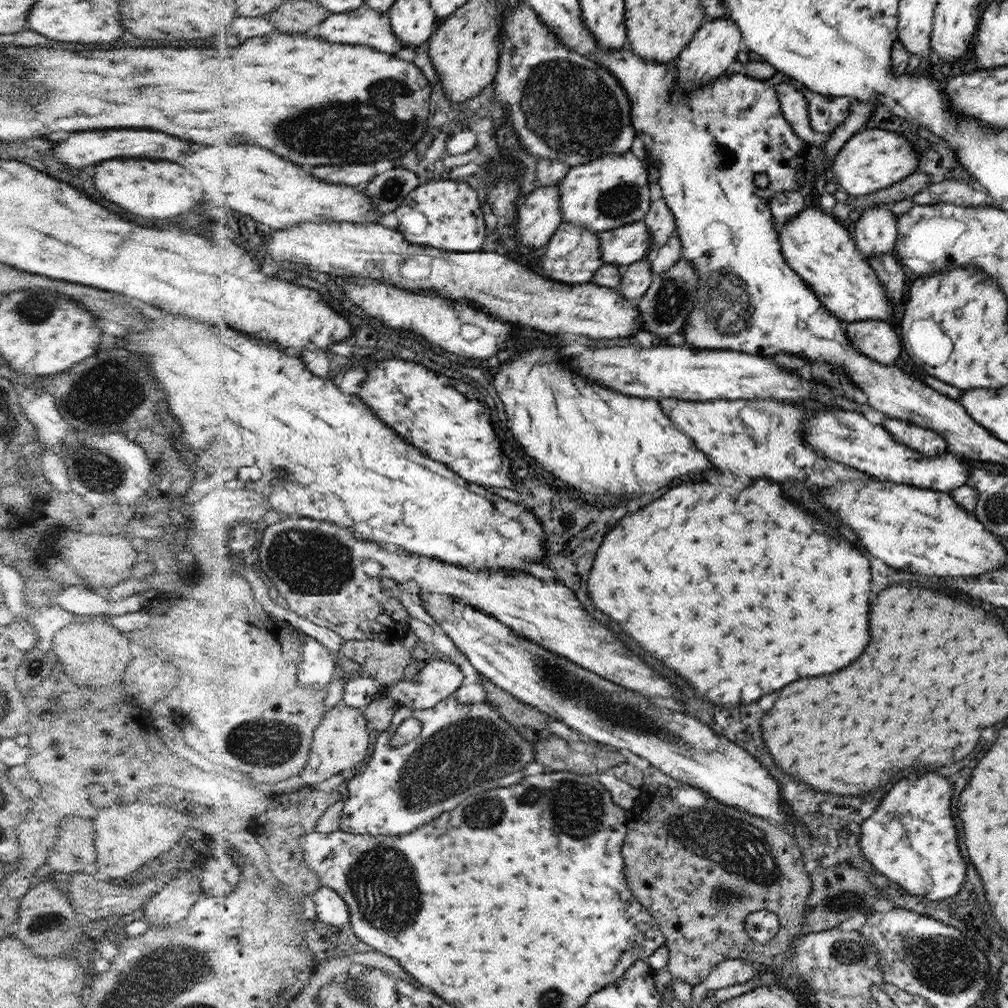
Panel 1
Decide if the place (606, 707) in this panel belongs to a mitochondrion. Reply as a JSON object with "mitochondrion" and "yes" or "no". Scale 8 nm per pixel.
{"mitochondrion":"yes"}

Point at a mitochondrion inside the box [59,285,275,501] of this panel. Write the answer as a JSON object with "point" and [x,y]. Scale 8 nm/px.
{"point":[100,472]}

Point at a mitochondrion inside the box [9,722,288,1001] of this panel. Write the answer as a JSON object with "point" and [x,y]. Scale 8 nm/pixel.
{"point":[50,923]}

